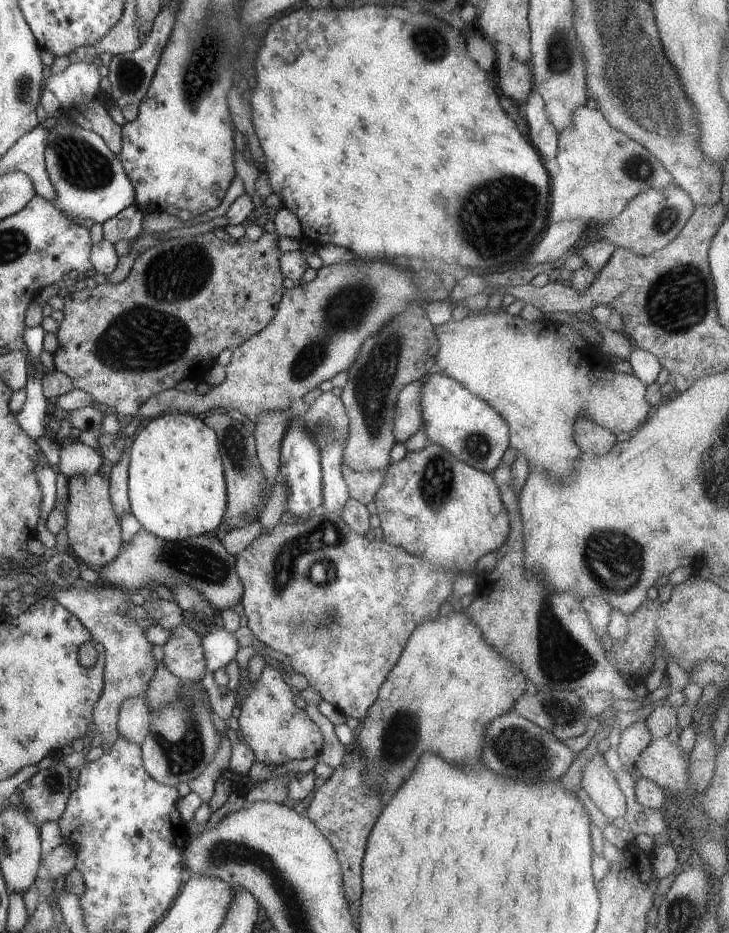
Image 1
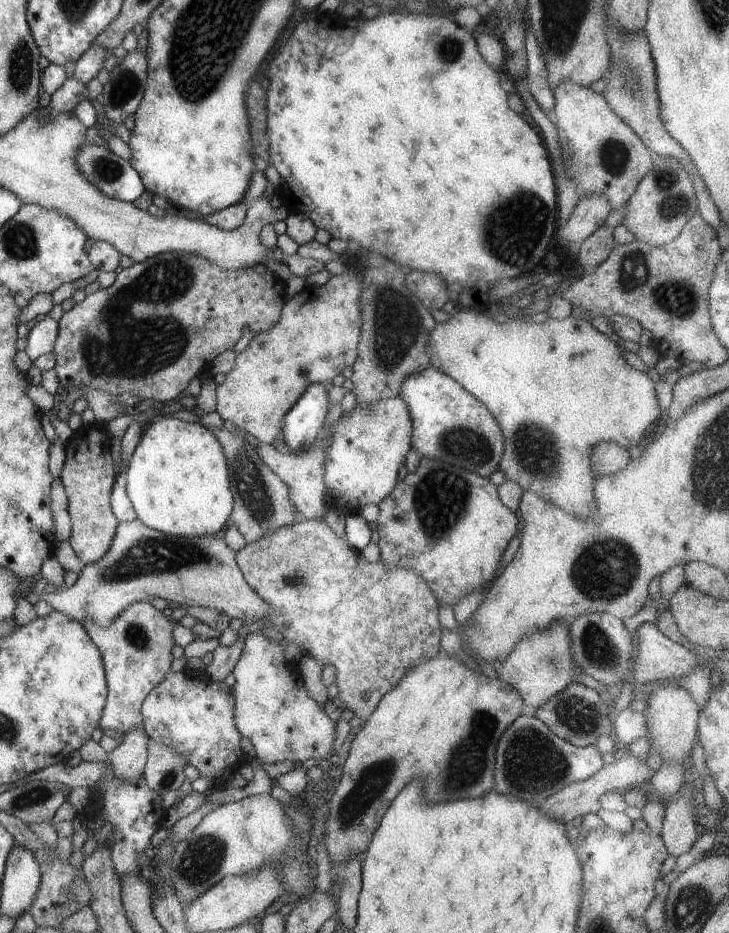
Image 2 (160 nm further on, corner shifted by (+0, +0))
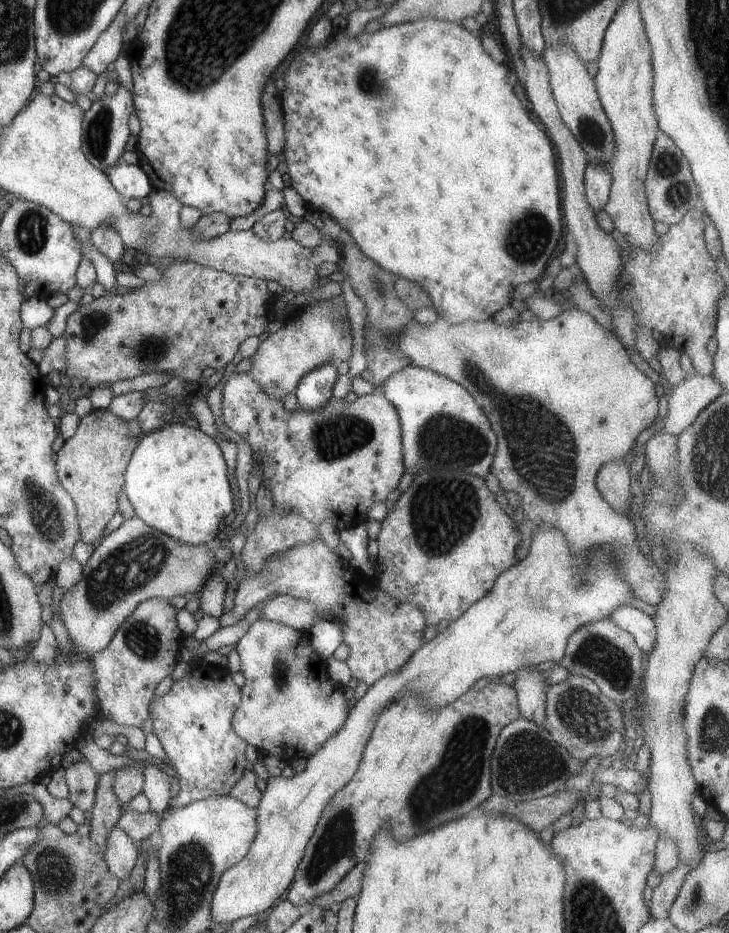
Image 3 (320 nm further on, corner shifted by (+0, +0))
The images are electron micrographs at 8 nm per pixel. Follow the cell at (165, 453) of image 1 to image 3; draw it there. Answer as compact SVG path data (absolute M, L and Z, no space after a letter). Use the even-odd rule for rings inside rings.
M178 423L139 436L124 470L122 491L135 516L147 526L190 545L219 539L219 522L234 510L225 461L217 443L197 427Z

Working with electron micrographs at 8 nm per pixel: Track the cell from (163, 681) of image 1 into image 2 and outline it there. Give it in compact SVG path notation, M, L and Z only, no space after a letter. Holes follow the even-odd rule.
M205 670L168 673L145 697L140 711L149 739L168 746L197 770L199 777L223 786L223 774L232 773L244 760L240 732L232 720L234 698L223 681L214 681Z

